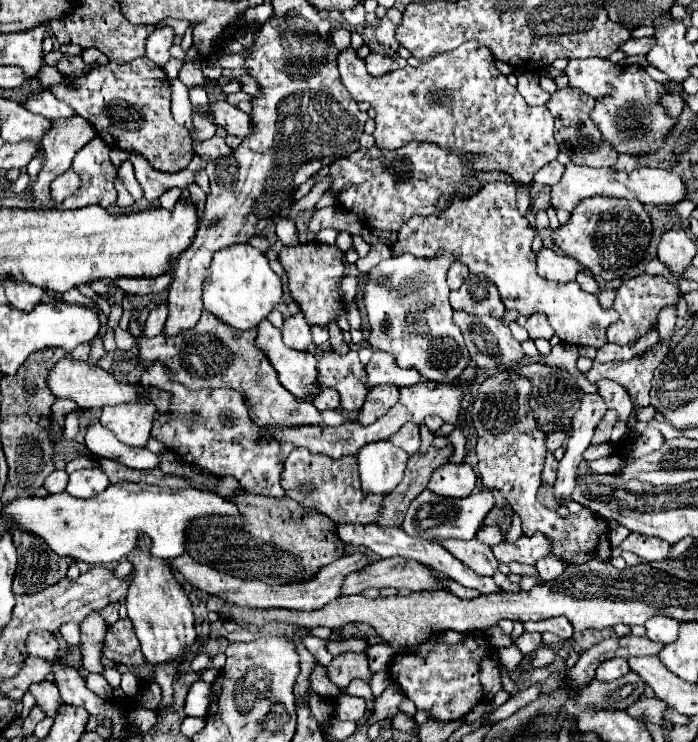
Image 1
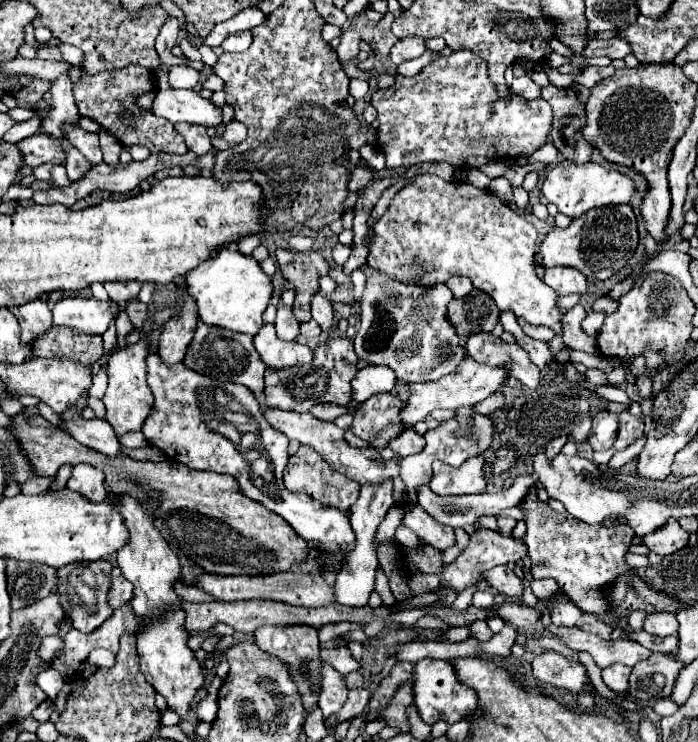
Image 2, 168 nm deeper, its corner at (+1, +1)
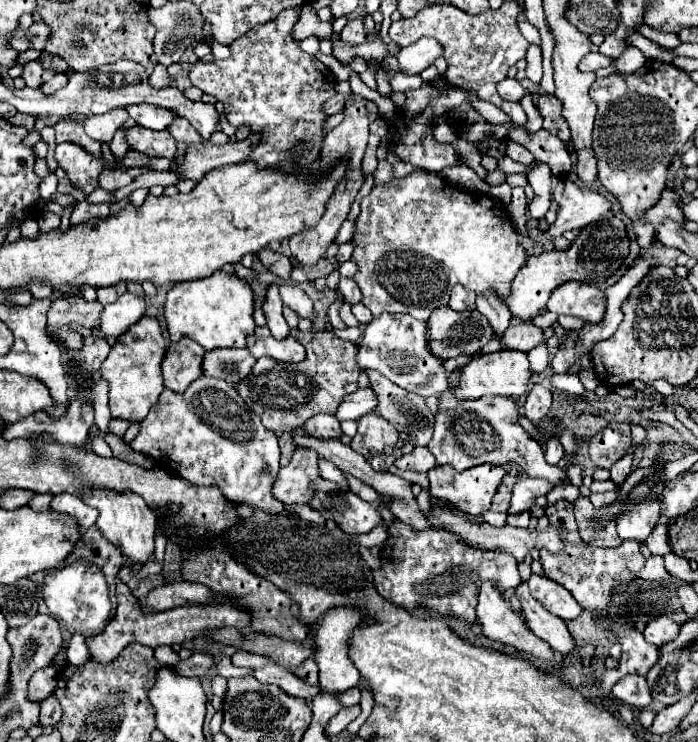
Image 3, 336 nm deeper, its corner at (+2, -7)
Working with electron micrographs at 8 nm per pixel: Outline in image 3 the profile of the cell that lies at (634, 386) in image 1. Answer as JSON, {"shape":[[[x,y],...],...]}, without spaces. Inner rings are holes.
{"shape":[[[495,293],[479,295],[477,297],[477,311],[487,317],[487,321],[491,323],[495,333],[503,333],[509,327],[511,313],[509,313],[507,305]]]}

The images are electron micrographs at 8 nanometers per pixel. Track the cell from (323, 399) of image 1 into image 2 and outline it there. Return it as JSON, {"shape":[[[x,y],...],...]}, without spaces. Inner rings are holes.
{"shape":[[[318,403],[316,407],[310,409],[310,413],[322,421],[334,421],[338,415],[348,413],[348,407],[340,407],[340,405],[332,405],[332,403]]]}

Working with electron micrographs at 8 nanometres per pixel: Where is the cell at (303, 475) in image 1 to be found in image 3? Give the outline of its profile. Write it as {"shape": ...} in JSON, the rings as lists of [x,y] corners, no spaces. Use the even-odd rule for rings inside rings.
{"shape":[[[297,447],[291,463],[279,469],[271,493],[281,503],[309,505],[311,489],[313,489],[311,481],[317,477],[319,477],[317,453],[307,447]]]}

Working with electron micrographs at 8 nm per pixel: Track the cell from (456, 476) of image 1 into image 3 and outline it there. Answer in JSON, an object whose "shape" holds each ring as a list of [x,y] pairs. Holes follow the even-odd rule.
{"shape":[[[439,465],[439,467],[431,469],[427,475],[429,475],[429,483],[431,483],[429,493],[433,497],[453,503],[463,513],[481,515],[491,507],[491,499],[493,499],[493,495],[497,493],[497,489],[501,485],[505,469],[497,467],[497,465],[479,465],[479,467],[471,467],[471,469],[459,473],[451,465]]]}

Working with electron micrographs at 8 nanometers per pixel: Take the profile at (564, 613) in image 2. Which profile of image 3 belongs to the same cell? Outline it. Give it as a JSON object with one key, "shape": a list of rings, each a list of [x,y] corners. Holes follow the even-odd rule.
{"shape":[[[531,575],[529,589],[531,589],[531,595],[543,607],[547,607],[553,615],[559,615],[561,619],[575,619],[583,611],[583,607],[575,601],[575,597],[555,581],[545,583],[545,577]]]}

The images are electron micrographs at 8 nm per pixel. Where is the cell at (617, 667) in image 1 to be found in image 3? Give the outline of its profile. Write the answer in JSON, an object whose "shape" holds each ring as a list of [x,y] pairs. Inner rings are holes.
{"shape":[[[625,675],[619,683],[615,683],[613,695],[619,703],[631,707],[649,707],[653,703],[651,687],[647,685],[647,679],[641,675]]]}

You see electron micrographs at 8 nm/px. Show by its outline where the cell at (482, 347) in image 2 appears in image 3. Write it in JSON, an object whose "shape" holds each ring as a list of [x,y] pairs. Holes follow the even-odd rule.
{"shape":[[[531,385],[531,391],[527,395],[527,403],[525,403],[525,417],[531,423],[539,423],[547,417],[551,407],[551,393],[543,387],[543,385]]]}

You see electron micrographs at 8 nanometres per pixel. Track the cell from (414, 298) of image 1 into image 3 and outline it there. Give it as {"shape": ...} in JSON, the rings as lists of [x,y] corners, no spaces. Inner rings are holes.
{"shape":[[[381,315],[379,319],[373,319],[363,333],[359,353],[357,353],[357,363],[361,369],[377,369],[381,371],[387,379],[397,383],[399,387],[417,393],[417,395],[439,395],[443,389],[447,389],[447,371],[443,369],[443,361],[435,359],[431,351],[427,351],[427,323],[411,319],[409,315]]]}

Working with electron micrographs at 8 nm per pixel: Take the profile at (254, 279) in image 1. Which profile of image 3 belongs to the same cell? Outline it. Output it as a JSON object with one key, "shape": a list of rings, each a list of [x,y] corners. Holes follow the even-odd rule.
{"shape":[[[215,271],[209,277],[175,283],[167,291],[165,321],[169,339],[177,343],[181,337],[189,337],[205,351],[221,347],[245,347],[247,335],[255,329],[253,321],[253,291],[247,281],[225,271]]]}

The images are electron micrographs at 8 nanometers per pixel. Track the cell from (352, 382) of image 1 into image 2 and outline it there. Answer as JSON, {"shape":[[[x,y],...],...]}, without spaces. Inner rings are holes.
{"shape":[[[330,337],[314,349],[314,359],[308,367],[290,367],[290,371],[266,371],[266,403],[270,403],[270,407],[298,411],[298,413],[310,411],[310,407],[316,403],[350,405],[350,401],[352,401],[350,381],[354,379],[354,375],[358,371],[356,363],[358,363],[358,355],[356,355],[350,339],[348,337]]]}

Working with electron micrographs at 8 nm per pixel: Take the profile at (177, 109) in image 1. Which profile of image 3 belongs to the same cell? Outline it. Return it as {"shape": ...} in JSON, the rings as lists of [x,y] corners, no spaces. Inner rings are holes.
{"shape":[[[175,117],[171,127],[167,127],[167,131],[177,139],[177,141],[185,141],[185,143],[201,143],[199,133],[191,127],[191,123],[185,117]]]}

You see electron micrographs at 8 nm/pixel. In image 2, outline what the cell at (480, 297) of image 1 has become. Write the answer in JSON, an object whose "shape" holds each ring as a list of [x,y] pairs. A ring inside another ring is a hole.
{"shape":[[[480,289],[470,291],[466,297],[452,299],[448,305],[448,319],[456,323],[460,337],[468,337],[476,331],[492,331],[498,323],[500,311],[492,297]]]}

